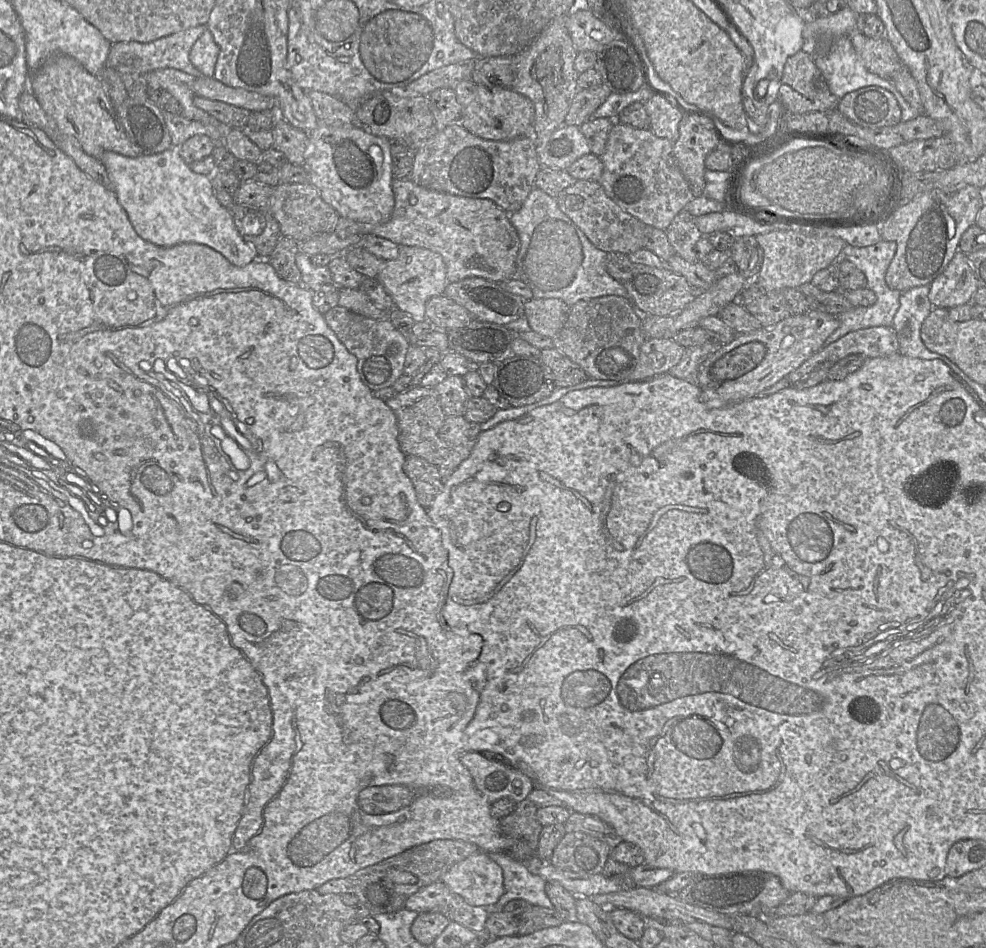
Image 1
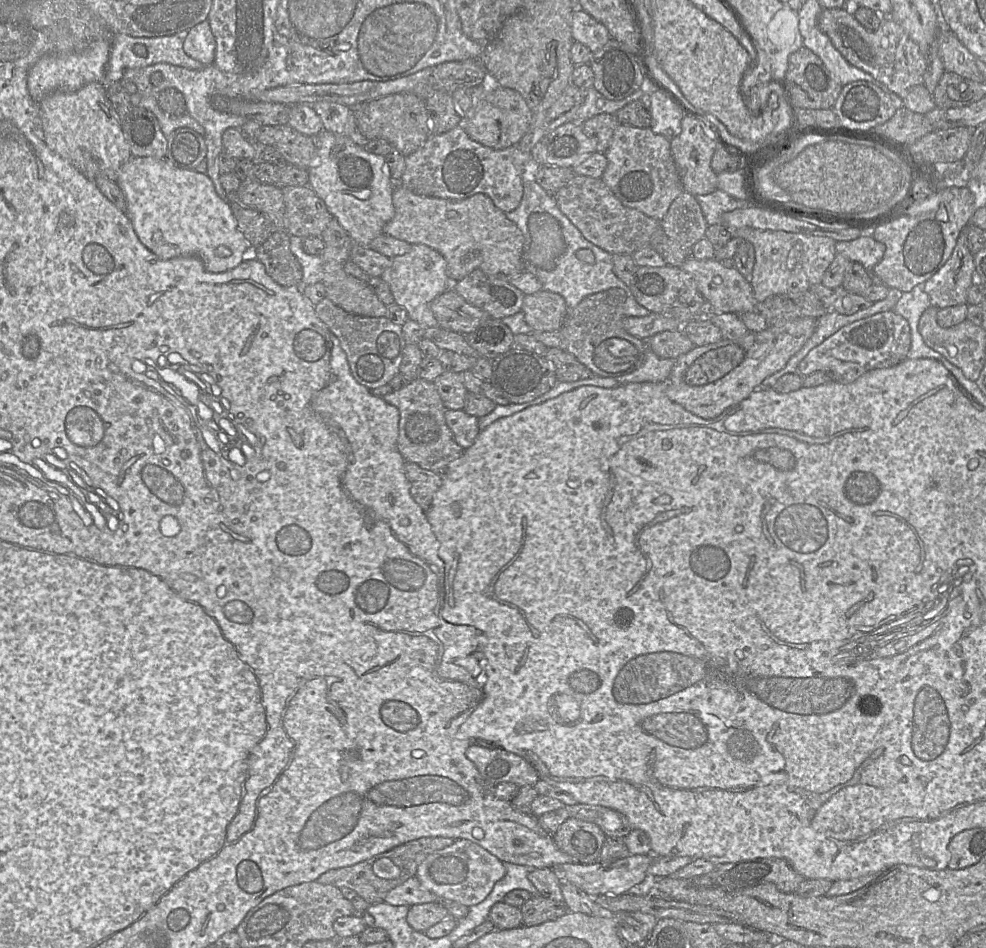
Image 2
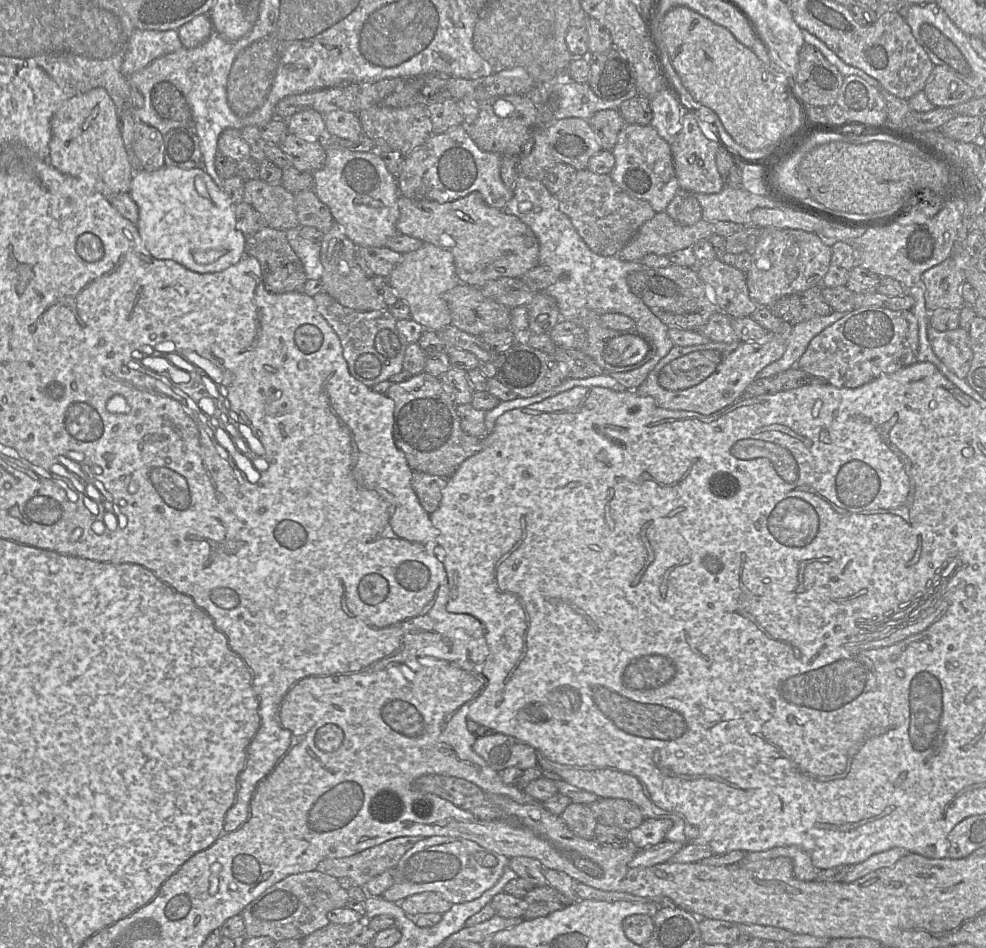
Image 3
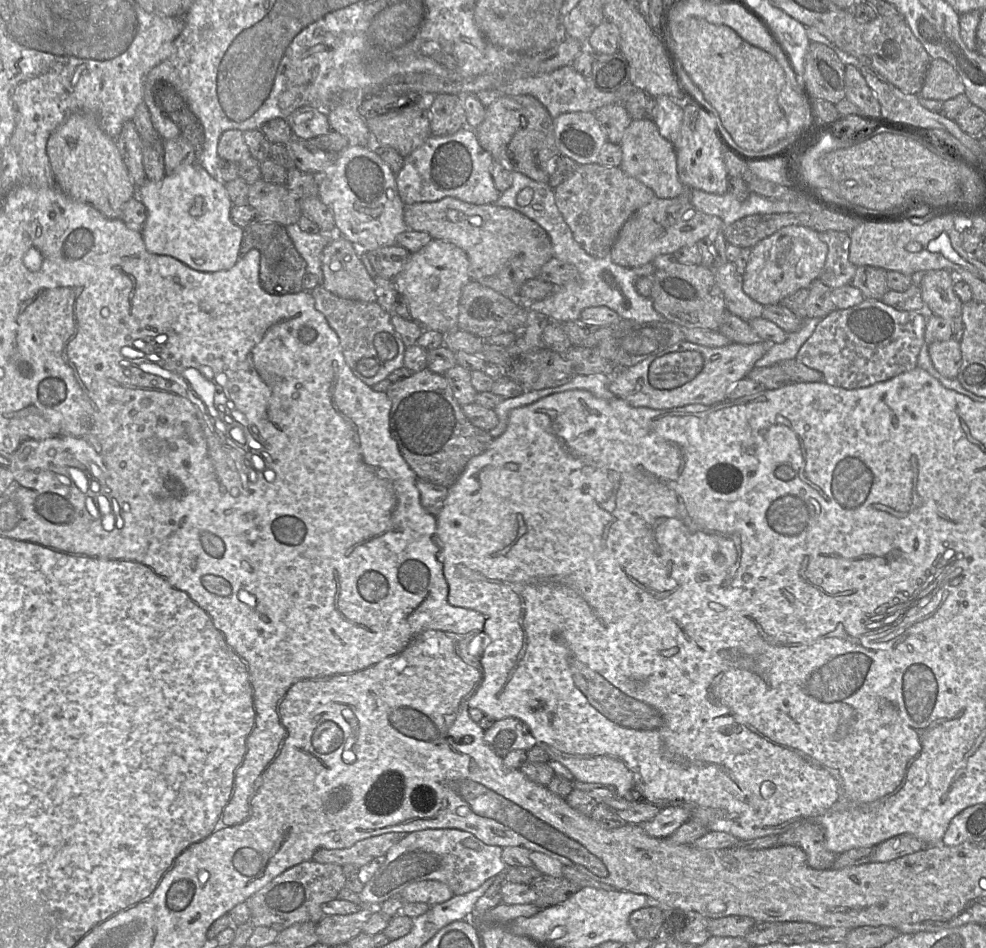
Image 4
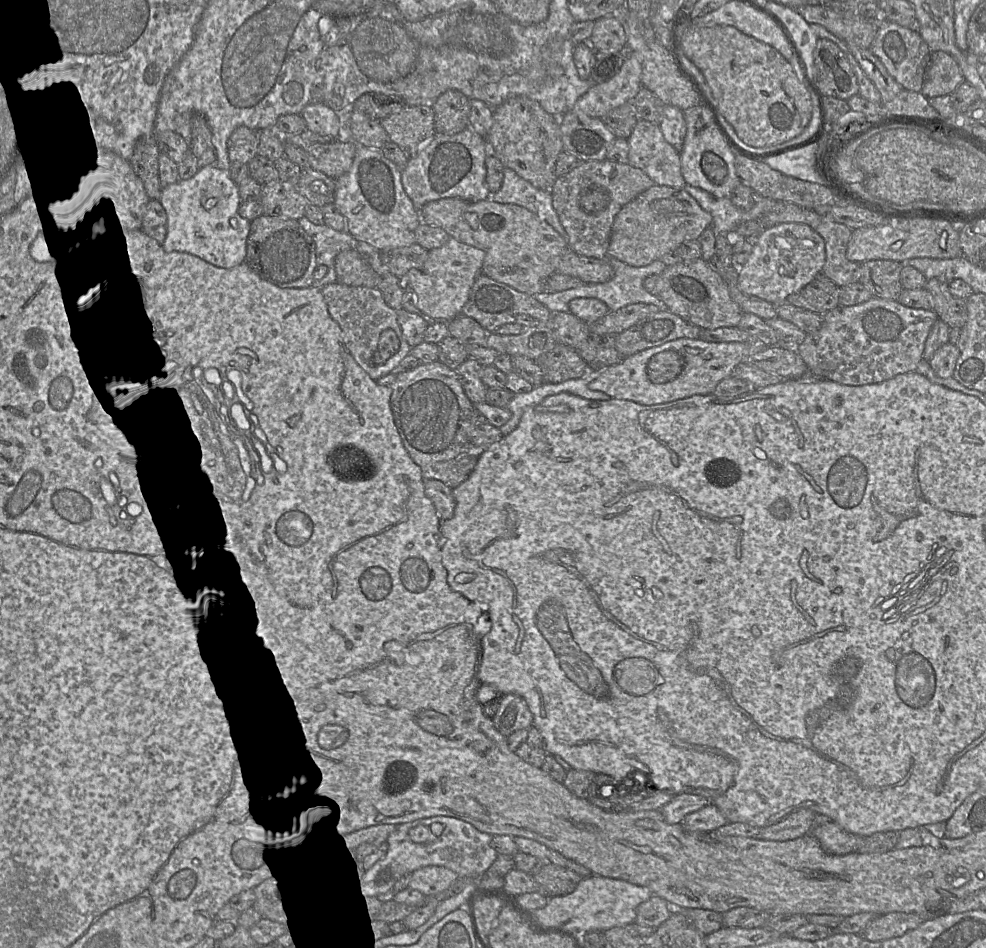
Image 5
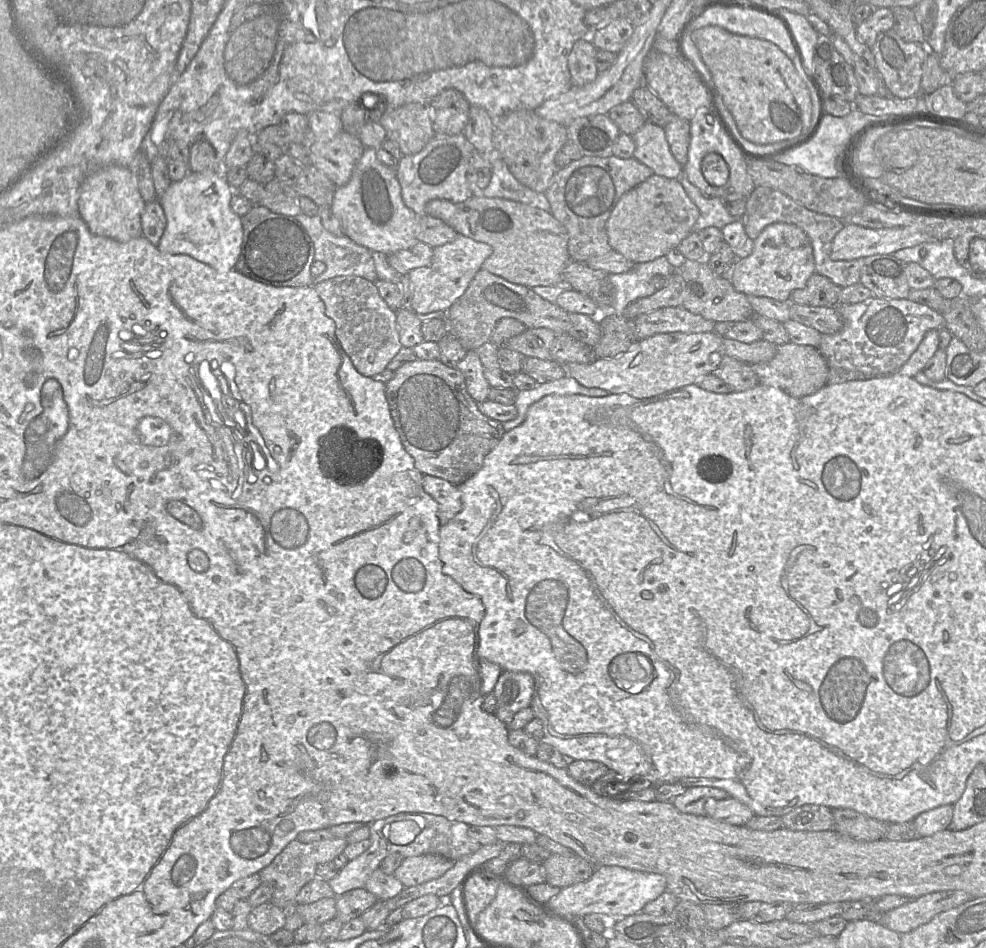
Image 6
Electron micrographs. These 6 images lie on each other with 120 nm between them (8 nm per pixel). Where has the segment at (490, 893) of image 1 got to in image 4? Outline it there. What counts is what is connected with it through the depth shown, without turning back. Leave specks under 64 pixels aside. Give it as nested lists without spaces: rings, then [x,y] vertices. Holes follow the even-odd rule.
[[[459,829],[411,832],[388,850],[385,862],[358,895],[362,905],[378,907],[387,899],[401,895],[408,885],[423,880],[438,880],[446,884],[454,895],[466,894],[506,869],[501,854],[501,847],[487,845],[473,834]]]

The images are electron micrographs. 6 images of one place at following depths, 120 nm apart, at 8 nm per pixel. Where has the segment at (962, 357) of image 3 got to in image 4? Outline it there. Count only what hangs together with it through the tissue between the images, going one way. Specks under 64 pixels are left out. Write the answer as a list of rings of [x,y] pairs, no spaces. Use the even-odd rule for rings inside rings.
[[[954,339],[933,342],[928,346],[934,368],[946,378],[956,378],[961,365],[960,343]]]

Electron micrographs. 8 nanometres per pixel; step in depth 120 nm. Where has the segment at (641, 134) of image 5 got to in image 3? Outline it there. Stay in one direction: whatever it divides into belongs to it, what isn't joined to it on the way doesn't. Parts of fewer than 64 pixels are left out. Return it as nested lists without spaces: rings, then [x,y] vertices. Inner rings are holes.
[[[625,124],[611,150],[615,165],[609,174],[612,180],[629,196],[647,201],[656,213],[667,206],[680,189],[674,171],[671,144],[651,125]]]

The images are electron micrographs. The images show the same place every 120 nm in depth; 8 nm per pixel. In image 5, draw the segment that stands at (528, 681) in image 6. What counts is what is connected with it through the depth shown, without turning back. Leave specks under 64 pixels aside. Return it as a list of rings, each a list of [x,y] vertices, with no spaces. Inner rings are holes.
[[[516,694],[500,697],[497,713],[492,720],[495,728],[505,737],[533,725],[533,716],[527,703]]]

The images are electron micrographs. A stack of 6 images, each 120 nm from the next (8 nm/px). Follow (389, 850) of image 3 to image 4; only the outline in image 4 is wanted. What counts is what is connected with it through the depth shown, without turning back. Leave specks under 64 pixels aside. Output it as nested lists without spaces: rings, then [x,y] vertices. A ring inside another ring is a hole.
[[[388,832],[360,840],[349,848],[318,849],[313,854],[313,860],[319,863],[334,863],[340,866],[353,864],[361,867],[379,856],[386,856],[388,850],[406,834],[408,833]]]

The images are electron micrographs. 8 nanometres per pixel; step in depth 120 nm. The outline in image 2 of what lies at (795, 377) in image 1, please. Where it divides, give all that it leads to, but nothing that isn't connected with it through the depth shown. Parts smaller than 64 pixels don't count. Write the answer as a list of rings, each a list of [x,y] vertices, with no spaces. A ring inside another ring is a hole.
[[[892,310],[880,312],[839,329],[803,358],[796,373],[807,376],[823,371],[829,373],[833,381],[847,384],[870,370],[889,368],[904,361],[910,345],[911,331],[907,320]]]

